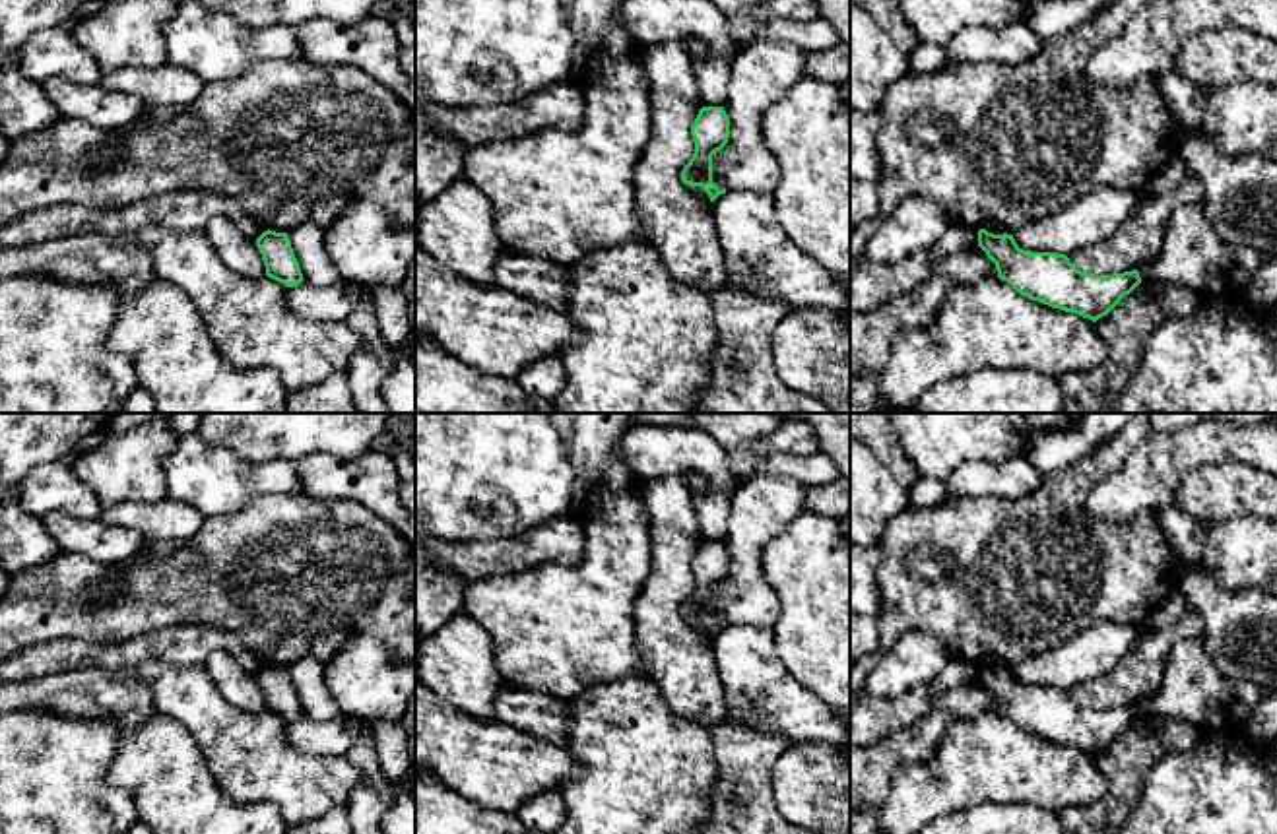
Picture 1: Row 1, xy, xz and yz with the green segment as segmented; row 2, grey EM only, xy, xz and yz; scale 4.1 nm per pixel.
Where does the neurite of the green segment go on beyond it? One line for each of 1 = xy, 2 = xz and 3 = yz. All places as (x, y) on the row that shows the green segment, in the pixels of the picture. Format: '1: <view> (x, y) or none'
1: none
2: none
3: none

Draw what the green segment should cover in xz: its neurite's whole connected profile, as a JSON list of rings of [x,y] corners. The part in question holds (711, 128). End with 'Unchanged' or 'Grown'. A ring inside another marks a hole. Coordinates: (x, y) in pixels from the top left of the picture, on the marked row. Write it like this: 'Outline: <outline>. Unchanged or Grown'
Outline: [[[703,107],[691,126],[695,153],[681,171],[683,184],[701,186],[710,202],[726,190],[712,182],[712,155],[720,151],[730,138],[730,120],[724,107]]]. Unchanged

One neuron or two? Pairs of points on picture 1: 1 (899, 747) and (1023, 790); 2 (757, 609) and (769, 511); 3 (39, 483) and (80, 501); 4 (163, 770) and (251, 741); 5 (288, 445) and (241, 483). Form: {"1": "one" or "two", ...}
{"1": "two", "2": "one", "3": "one", "4": "two", "5": "two"}

